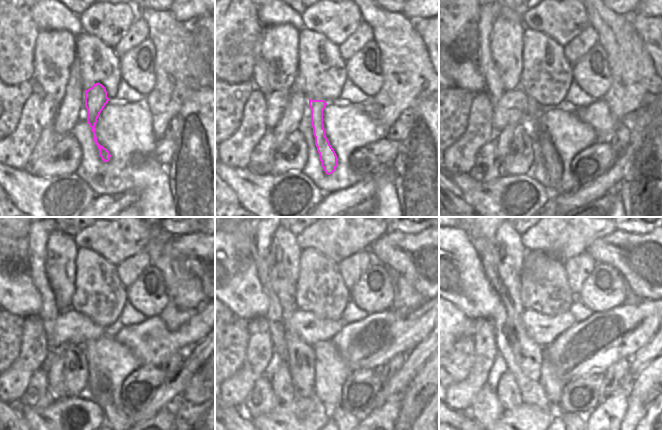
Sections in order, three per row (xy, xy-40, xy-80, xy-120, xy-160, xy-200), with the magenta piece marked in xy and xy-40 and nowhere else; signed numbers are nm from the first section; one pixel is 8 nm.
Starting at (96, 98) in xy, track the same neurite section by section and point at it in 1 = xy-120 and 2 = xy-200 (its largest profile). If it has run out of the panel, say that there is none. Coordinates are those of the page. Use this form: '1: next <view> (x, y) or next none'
1: next xy-120 (118, 420)
2: next xy-200 (571, 420)

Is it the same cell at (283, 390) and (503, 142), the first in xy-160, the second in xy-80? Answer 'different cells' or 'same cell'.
same cell

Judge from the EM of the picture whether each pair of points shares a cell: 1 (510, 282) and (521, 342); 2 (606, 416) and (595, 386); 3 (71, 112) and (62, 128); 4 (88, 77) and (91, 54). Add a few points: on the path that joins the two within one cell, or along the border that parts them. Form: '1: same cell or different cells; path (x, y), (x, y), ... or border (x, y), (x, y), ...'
1: same cell; path (512, 297), (515, 301), (517, 327)
2: different cells; border (603, 399), (585, 416)
3: same cell; path (67, 116), (63, 124)
4: same cell; path (91, 71), (91, 60)

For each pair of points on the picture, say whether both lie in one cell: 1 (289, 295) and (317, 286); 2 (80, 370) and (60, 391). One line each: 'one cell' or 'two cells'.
1: two cells
2: two cells

